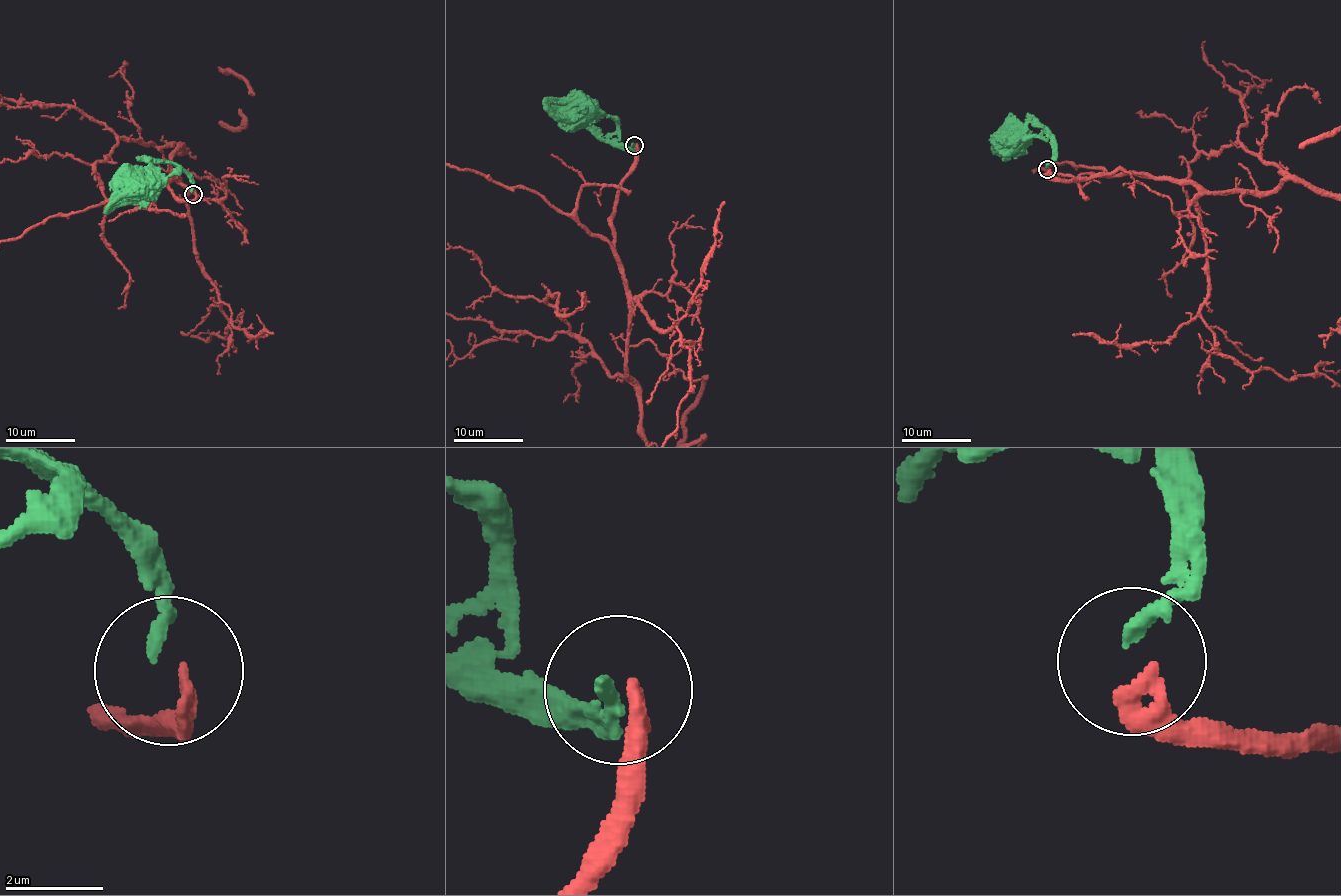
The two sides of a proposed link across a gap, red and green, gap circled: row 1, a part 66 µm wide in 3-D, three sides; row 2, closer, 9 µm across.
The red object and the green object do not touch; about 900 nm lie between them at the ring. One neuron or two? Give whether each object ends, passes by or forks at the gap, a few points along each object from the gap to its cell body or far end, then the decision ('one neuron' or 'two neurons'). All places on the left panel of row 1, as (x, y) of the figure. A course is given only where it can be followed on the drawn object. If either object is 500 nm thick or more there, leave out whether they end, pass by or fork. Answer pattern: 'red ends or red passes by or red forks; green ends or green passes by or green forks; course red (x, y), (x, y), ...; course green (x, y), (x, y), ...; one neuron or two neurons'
red ends; green ends; course green (192, 193), (190, 178), (164, 161), (151, 162), (136, 184); one neuron

